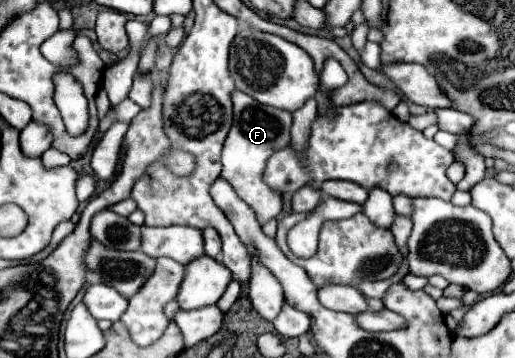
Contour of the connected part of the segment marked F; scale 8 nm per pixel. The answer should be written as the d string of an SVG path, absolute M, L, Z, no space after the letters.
M240 90L232 94L232 102L234 102L234 124L224 142L220 178L224 178L234 188L234 192L256 212L258 222L266 224L268 220L276 218L282 212L282 194L266 186L266 182L262 180L262 174L264 174L268 158L274 152L290 146L292 114L286 110L260 106L250 96L242 94Z

